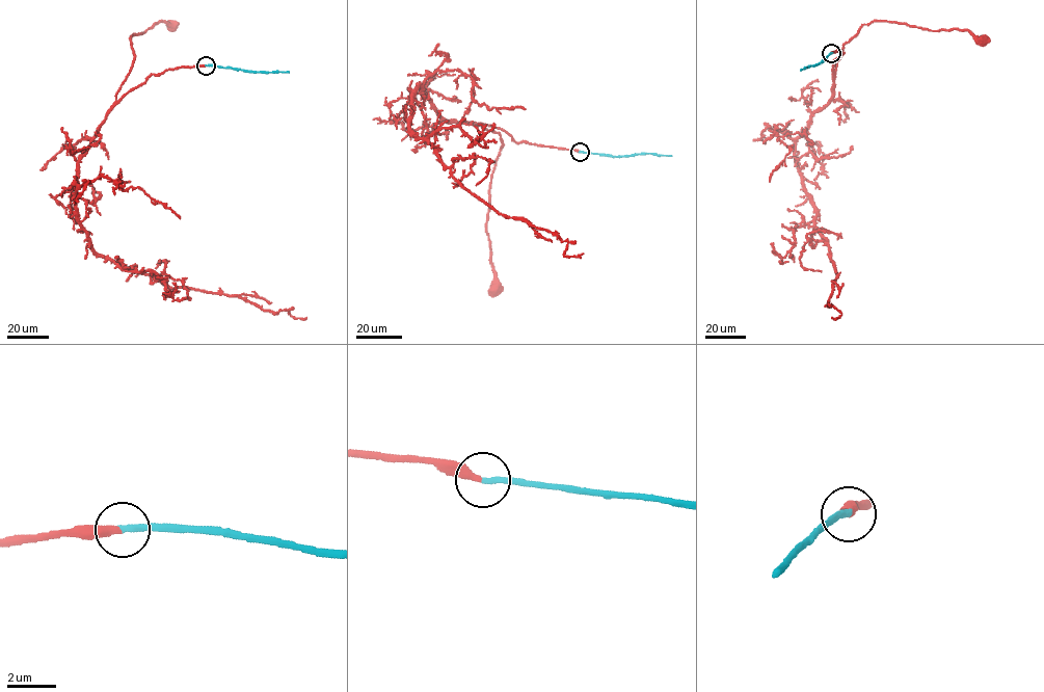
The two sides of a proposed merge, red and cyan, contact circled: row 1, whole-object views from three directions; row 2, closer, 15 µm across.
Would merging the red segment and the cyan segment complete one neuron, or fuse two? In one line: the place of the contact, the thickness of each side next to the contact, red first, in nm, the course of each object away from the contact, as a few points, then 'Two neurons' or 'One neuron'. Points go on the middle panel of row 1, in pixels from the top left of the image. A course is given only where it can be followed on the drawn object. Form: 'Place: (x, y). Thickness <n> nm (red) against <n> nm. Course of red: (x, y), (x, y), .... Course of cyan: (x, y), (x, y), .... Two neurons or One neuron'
Place: (580, 152). Thickness 320 nm (red) against 240 nm. Course of red: (580, 152), (518, 142), (501, 129), (471, 124), (500, 133), (503, 144), (491, 175), (486, 222), (493, 291). Course of cyan: (580, 152), (671, 156). One neuron

